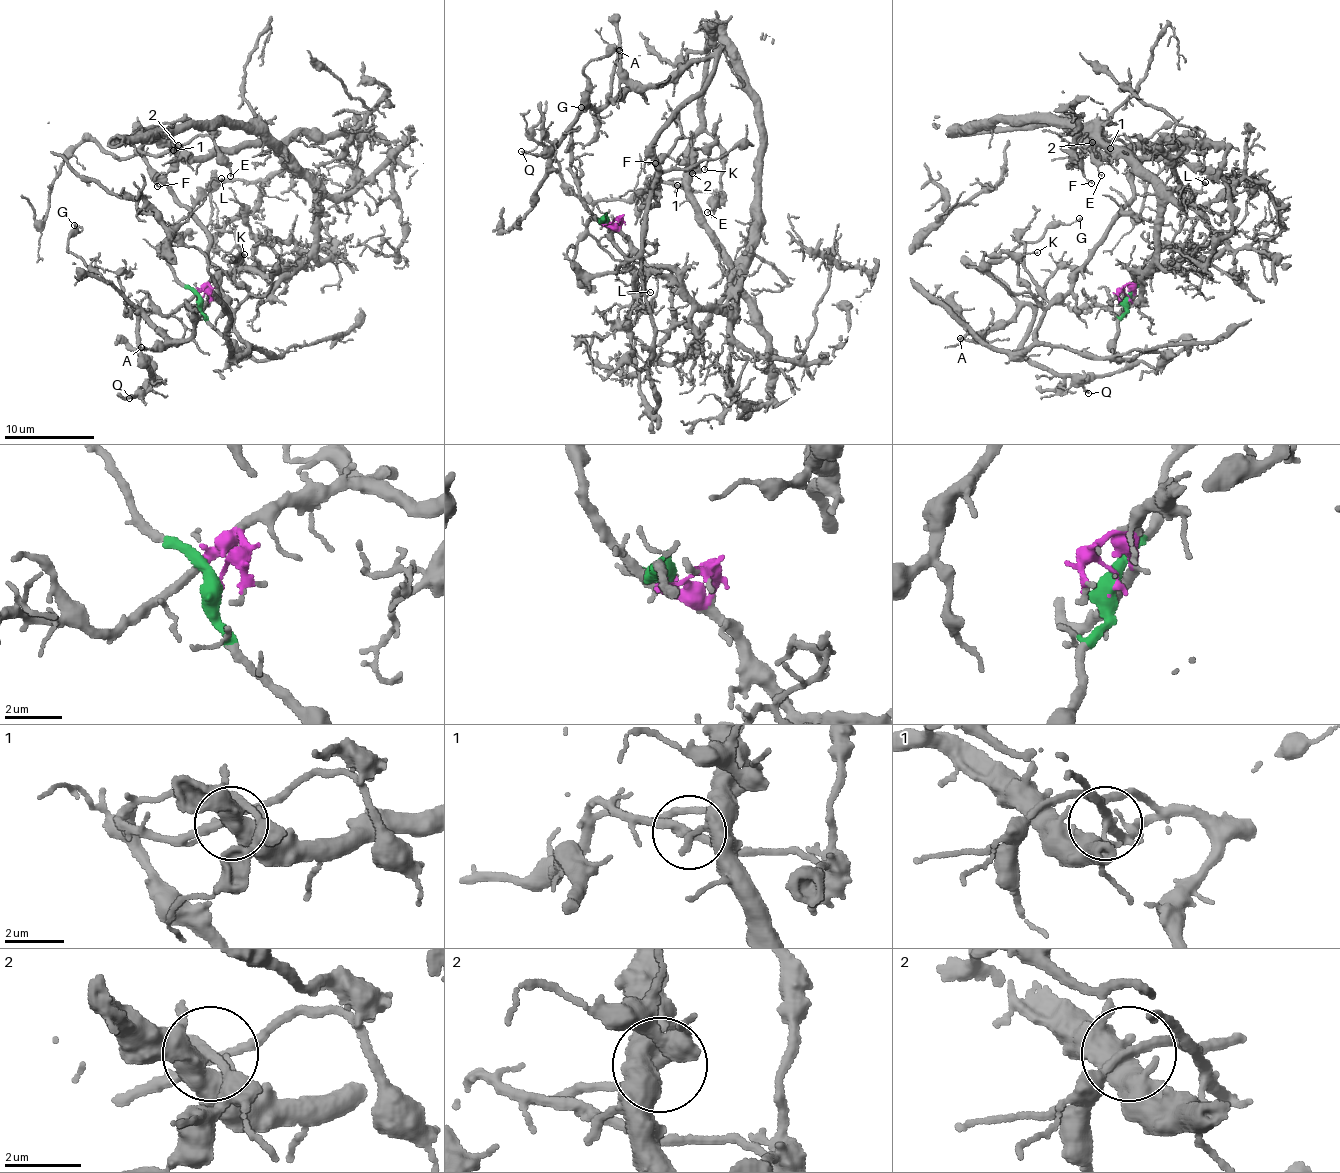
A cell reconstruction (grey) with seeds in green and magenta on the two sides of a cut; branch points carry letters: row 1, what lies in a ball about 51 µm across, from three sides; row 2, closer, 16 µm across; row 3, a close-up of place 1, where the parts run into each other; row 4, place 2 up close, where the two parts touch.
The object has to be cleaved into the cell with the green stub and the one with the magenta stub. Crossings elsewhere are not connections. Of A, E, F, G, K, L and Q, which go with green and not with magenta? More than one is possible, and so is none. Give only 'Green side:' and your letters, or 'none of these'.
Green side: A, E, F, G, K, L, Q

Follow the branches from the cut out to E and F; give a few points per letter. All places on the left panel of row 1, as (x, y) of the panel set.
E: (201, 299), (229, 341), (278, 359), (238, 337), (203, 230), (139, 148), (167, 153), (204, 136), (230, 176)
F: (201, 299), (229, 341), (278, 359), (238, 337), (203, 230), (143, 154), (143, 144), (177, 143), (158, 186)

